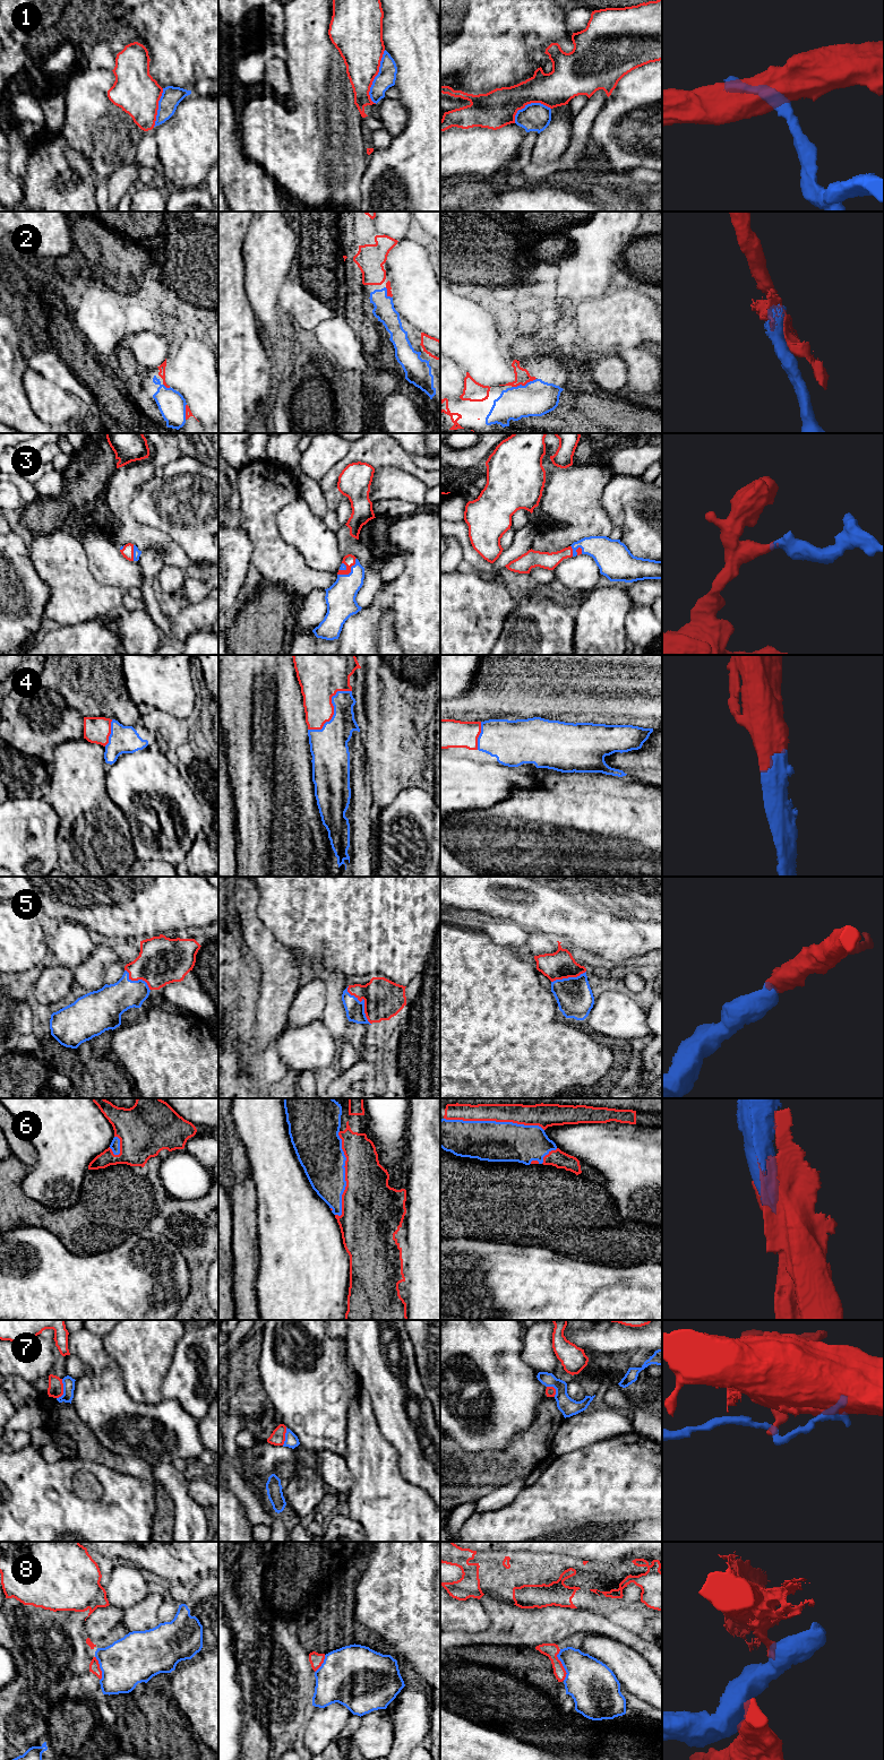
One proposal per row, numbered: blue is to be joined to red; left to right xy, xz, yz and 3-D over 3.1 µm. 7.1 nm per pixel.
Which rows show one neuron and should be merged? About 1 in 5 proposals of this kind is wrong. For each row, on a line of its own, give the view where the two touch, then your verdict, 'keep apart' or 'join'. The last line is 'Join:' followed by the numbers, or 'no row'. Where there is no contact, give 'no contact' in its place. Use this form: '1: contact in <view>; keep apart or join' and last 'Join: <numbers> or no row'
1: contact in xz; keep apart
2: contact in yz; join
3: contact in xz; join
4: contact in xz; join
5: contact in xz; join
6: contact in yz; join
7: contact in xy; keep apart
8: contact in yz; keep apart
Join: 2, 3, 4, 5, 6

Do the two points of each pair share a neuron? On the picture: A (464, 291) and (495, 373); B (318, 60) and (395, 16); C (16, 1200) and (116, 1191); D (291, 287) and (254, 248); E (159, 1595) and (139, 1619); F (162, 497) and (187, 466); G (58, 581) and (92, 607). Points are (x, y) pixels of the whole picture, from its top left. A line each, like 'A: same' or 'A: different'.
A: different
B: different
C: same
D: different
E: same
F: same
G: same

